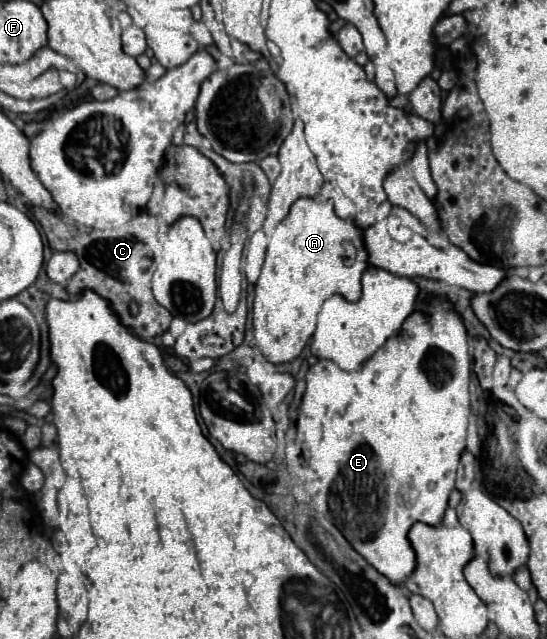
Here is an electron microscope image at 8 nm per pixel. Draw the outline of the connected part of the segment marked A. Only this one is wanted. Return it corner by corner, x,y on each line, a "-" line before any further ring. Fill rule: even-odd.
314,197
294,201
288,215
274,227
266,261
254,289
254,337
266,359
284,363
298,357
314,333
322,303
330,299
330,295
342,295
346,301
360,299
360,279
368,269
362,235
364,231
352,219
336,217
332,201
318,201
-
352,239
356,239
356,245
-
340,251
344,267
340,265

